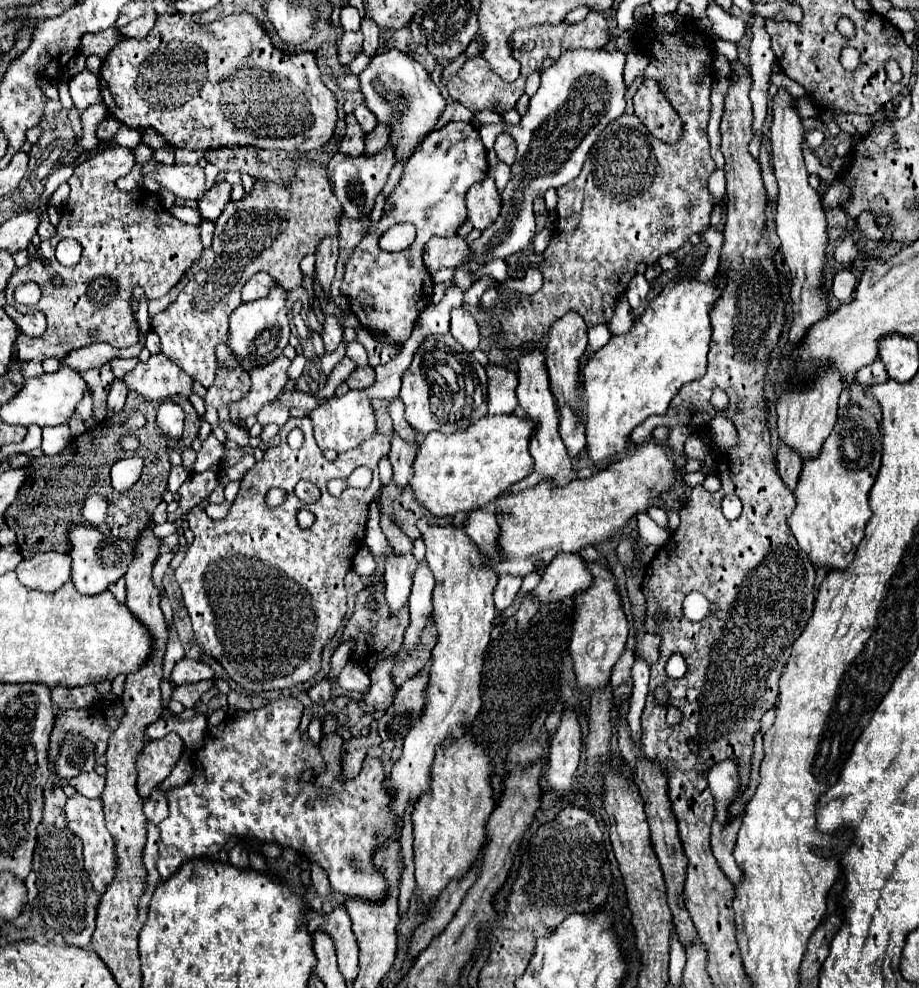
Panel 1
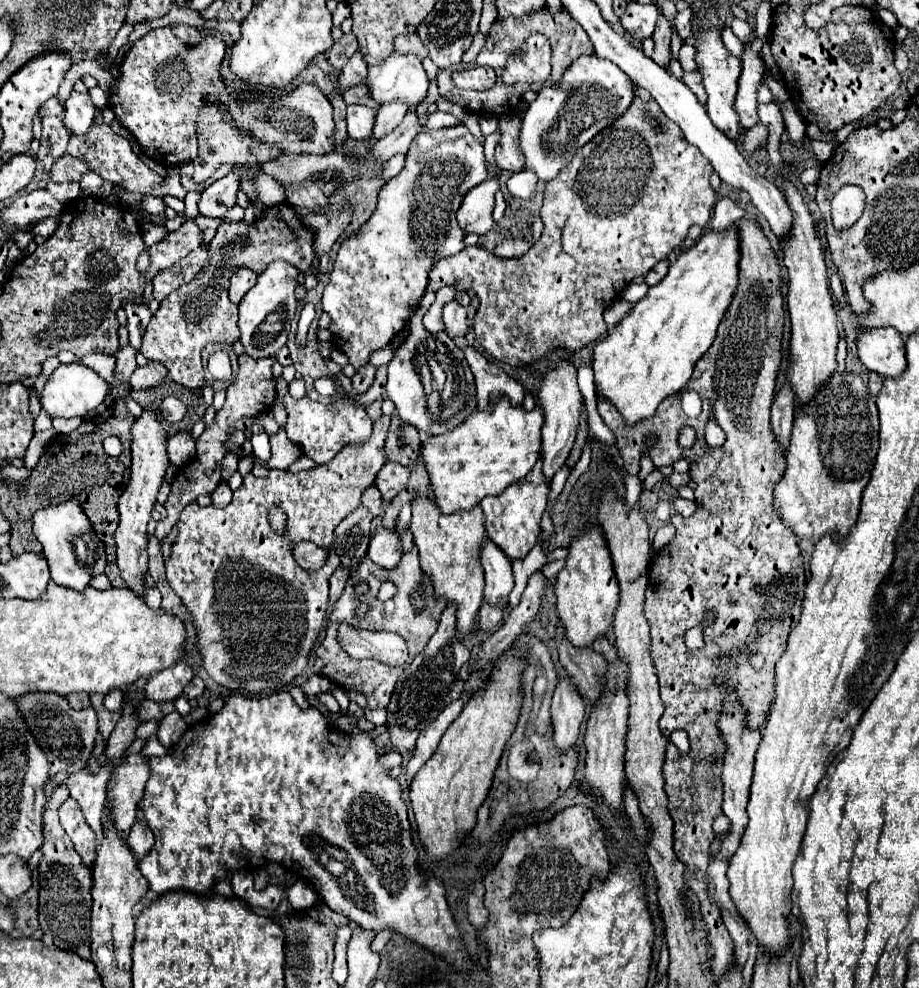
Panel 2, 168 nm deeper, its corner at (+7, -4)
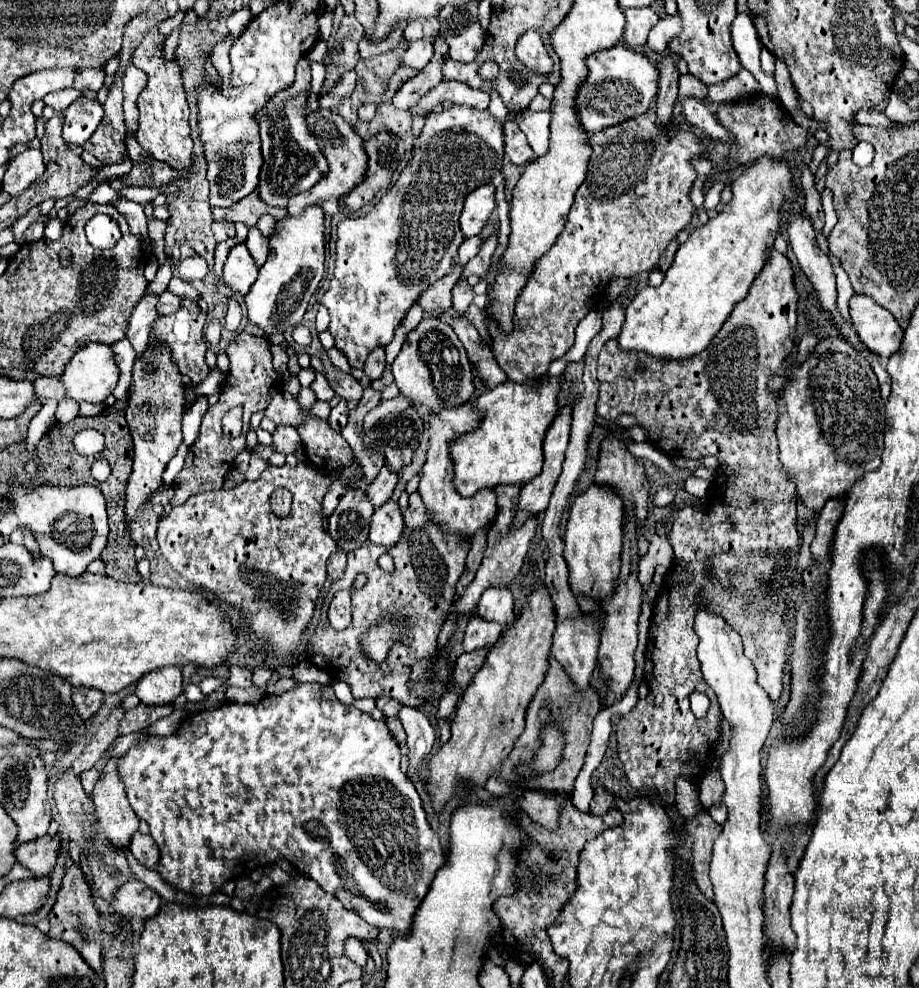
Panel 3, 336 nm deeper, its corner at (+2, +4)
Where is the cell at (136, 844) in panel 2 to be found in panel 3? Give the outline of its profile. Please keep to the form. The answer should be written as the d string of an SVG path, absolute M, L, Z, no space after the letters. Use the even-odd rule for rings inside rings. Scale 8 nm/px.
M134 833L132 843L130 843L130 851L136 857L136 861L148 869L156 869L158 861L160 861L160 851L156 841L150 835L142 835L142 833Z

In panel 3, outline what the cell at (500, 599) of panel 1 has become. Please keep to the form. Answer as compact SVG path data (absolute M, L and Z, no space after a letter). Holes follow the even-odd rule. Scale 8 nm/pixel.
M474 615L470 619L470 623L468 623L468 627L466 627L462 647L464 647L464 651L490 647L490 645L494 645L500 639L502 631L504 631L504 627L494 625L494 623L486 623L478 615Z

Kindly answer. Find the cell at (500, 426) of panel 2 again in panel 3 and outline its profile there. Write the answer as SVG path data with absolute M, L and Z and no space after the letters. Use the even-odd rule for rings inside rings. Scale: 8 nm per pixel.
M542 377L540 381L528 383L514 383L508 379L478 397L476 407L484 411L484 421L480 421L478 431L466 433L450 445L458 493L470 497L498 483L528 483L542 471L542 443L548 427L558 415L560 389L562 377Z

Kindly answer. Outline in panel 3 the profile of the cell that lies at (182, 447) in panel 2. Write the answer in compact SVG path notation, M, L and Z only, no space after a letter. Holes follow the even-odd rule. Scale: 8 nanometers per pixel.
M198 397L198 401L184 413L182 431L184 431L184 441L188 445L192 445L196 441L198 429L200 429L200 421L202 421L206 411L208 411L208 397Z

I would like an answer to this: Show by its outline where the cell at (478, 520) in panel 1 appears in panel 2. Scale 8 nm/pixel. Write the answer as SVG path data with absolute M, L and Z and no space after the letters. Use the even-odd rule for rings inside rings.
M487 539L485 545L481 545L481 565L485 569L485 601L493 605L501 599L507 601L507 595L513 589L509 557L505 557L505 553Z

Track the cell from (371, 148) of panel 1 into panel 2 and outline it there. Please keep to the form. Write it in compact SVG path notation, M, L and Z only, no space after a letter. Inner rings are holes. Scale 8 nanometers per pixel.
M401 103L383 105L383 107L377 111L371 139L381 139L381 137L389 135L389 133L403 121L405 113L407 113L407 109L405 109L405 105L401 105Z

